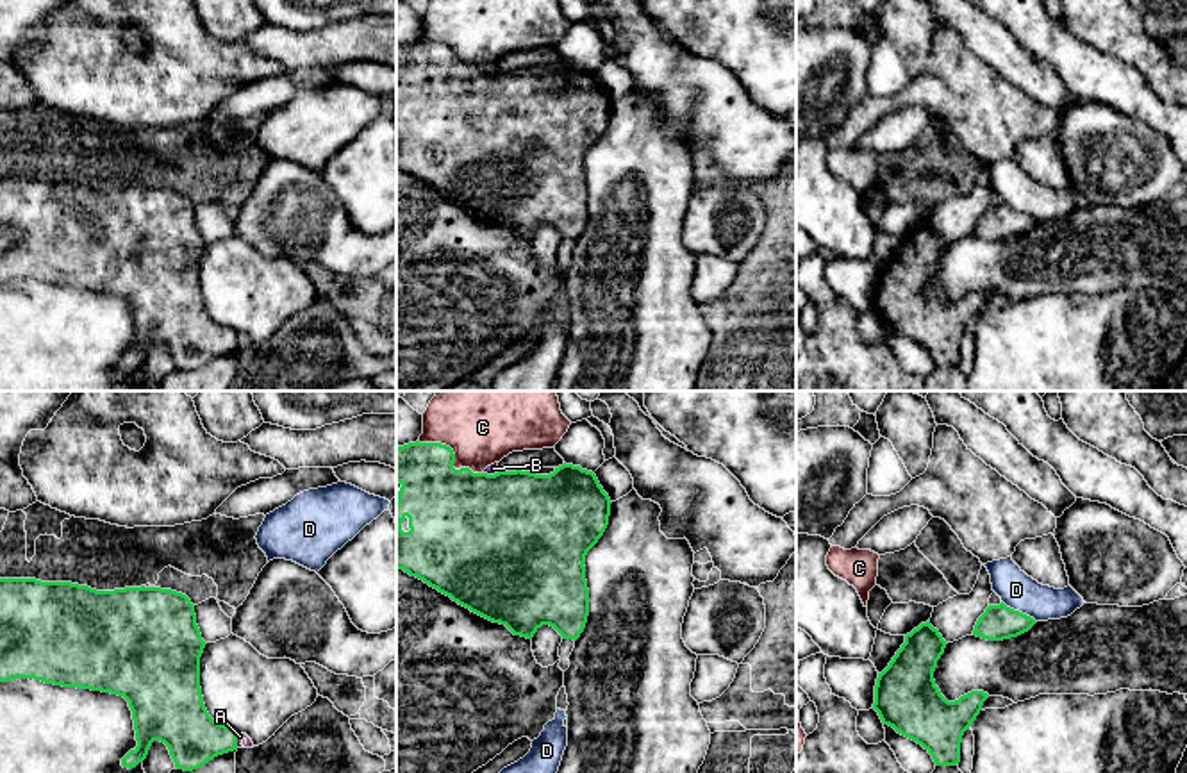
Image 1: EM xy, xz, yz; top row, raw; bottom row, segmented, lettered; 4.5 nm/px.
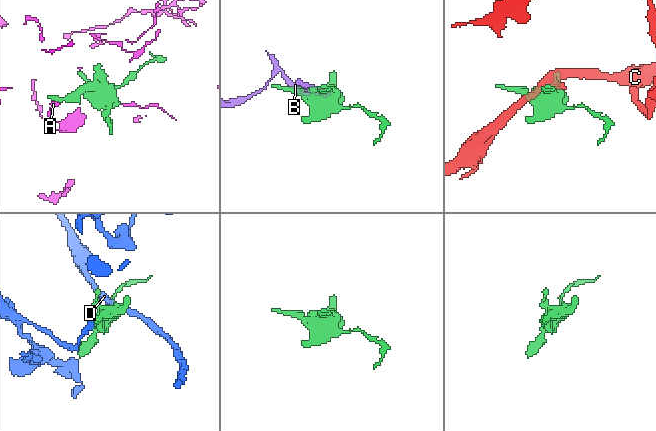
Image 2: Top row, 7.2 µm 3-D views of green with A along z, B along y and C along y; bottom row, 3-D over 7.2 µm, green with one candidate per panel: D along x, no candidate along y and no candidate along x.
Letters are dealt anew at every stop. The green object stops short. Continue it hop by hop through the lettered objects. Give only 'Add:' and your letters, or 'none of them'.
Add: none of them

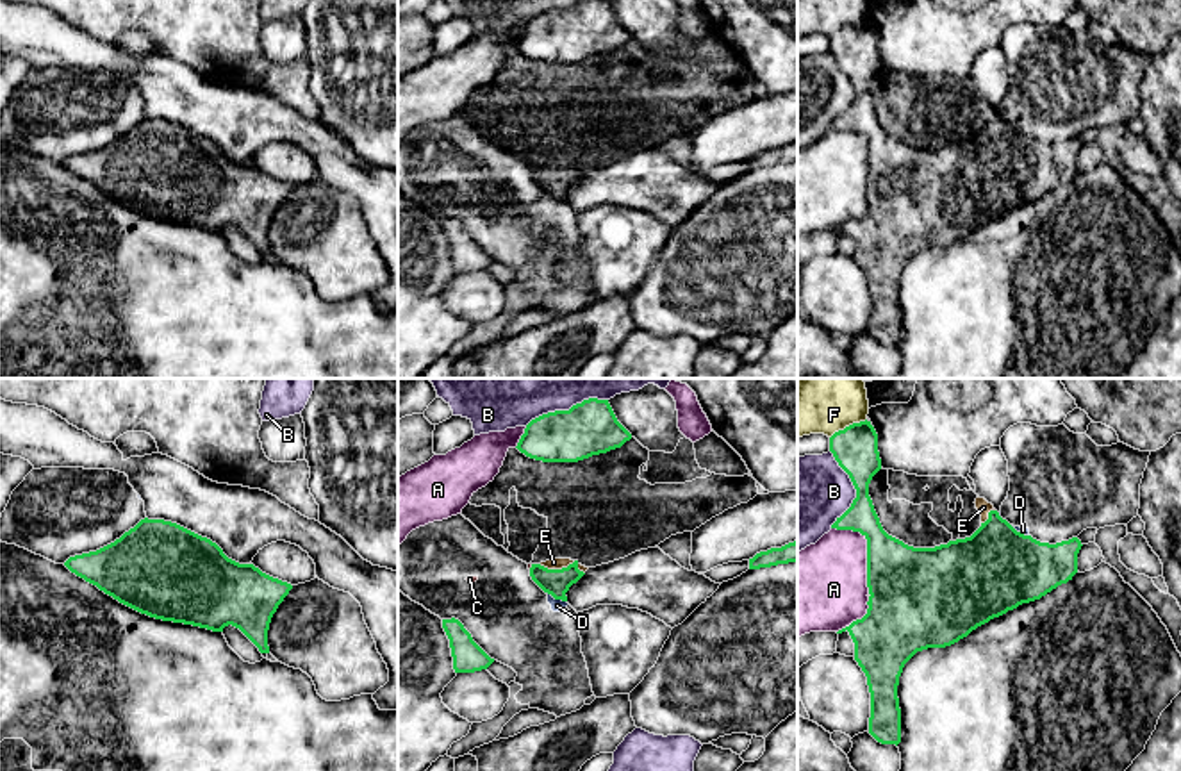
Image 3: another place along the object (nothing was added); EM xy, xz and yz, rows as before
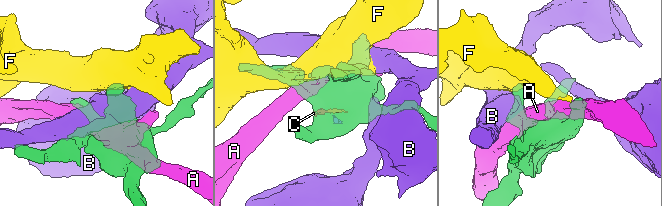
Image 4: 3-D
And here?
Add: E

